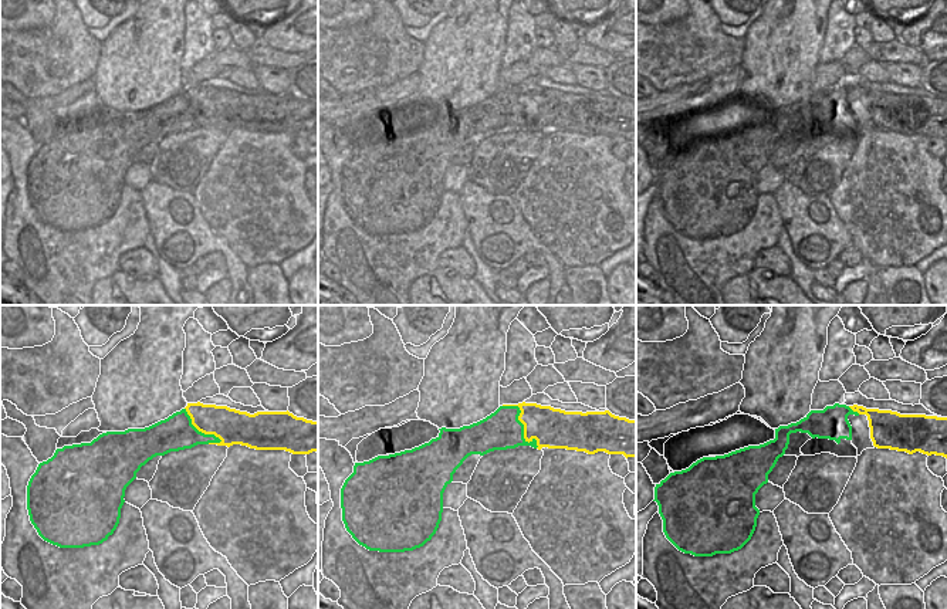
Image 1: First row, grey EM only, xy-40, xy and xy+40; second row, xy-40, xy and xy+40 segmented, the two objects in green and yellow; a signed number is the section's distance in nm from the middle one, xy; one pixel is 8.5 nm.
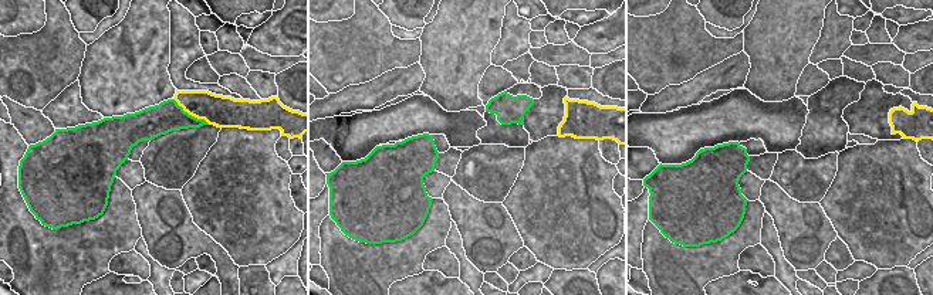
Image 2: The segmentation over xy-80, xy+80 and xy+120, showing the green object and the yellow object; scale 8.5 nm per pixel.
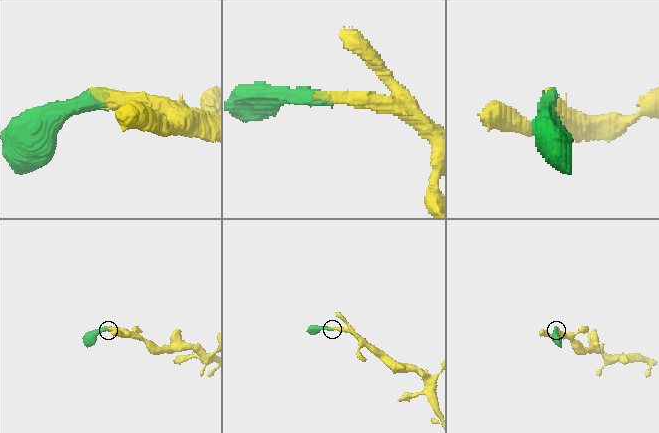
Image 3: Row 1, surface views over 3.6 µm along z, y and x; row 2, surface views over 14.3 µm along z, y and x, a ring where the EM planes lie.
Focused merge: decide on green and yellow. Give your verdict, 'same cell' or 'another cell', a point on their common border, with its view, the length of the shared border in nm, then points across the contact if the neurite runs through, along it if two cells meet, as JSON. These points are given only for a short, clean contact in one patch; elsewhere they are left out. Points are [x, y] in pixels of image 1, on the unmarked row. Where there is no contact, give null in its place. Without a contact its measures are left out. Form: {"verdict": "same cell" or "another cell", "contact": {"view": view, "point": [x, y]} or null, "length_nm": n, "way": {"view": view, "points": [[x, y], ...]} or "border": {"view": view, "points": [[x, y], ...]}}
{"verdict": "same cell", "contact": {"view": "xy", "point": [523, 107]}, "length_nm": 480, "way": {"view": "xy", "points": [[500, 112], [511, 107], [523, 107], [551, 110]]}}

